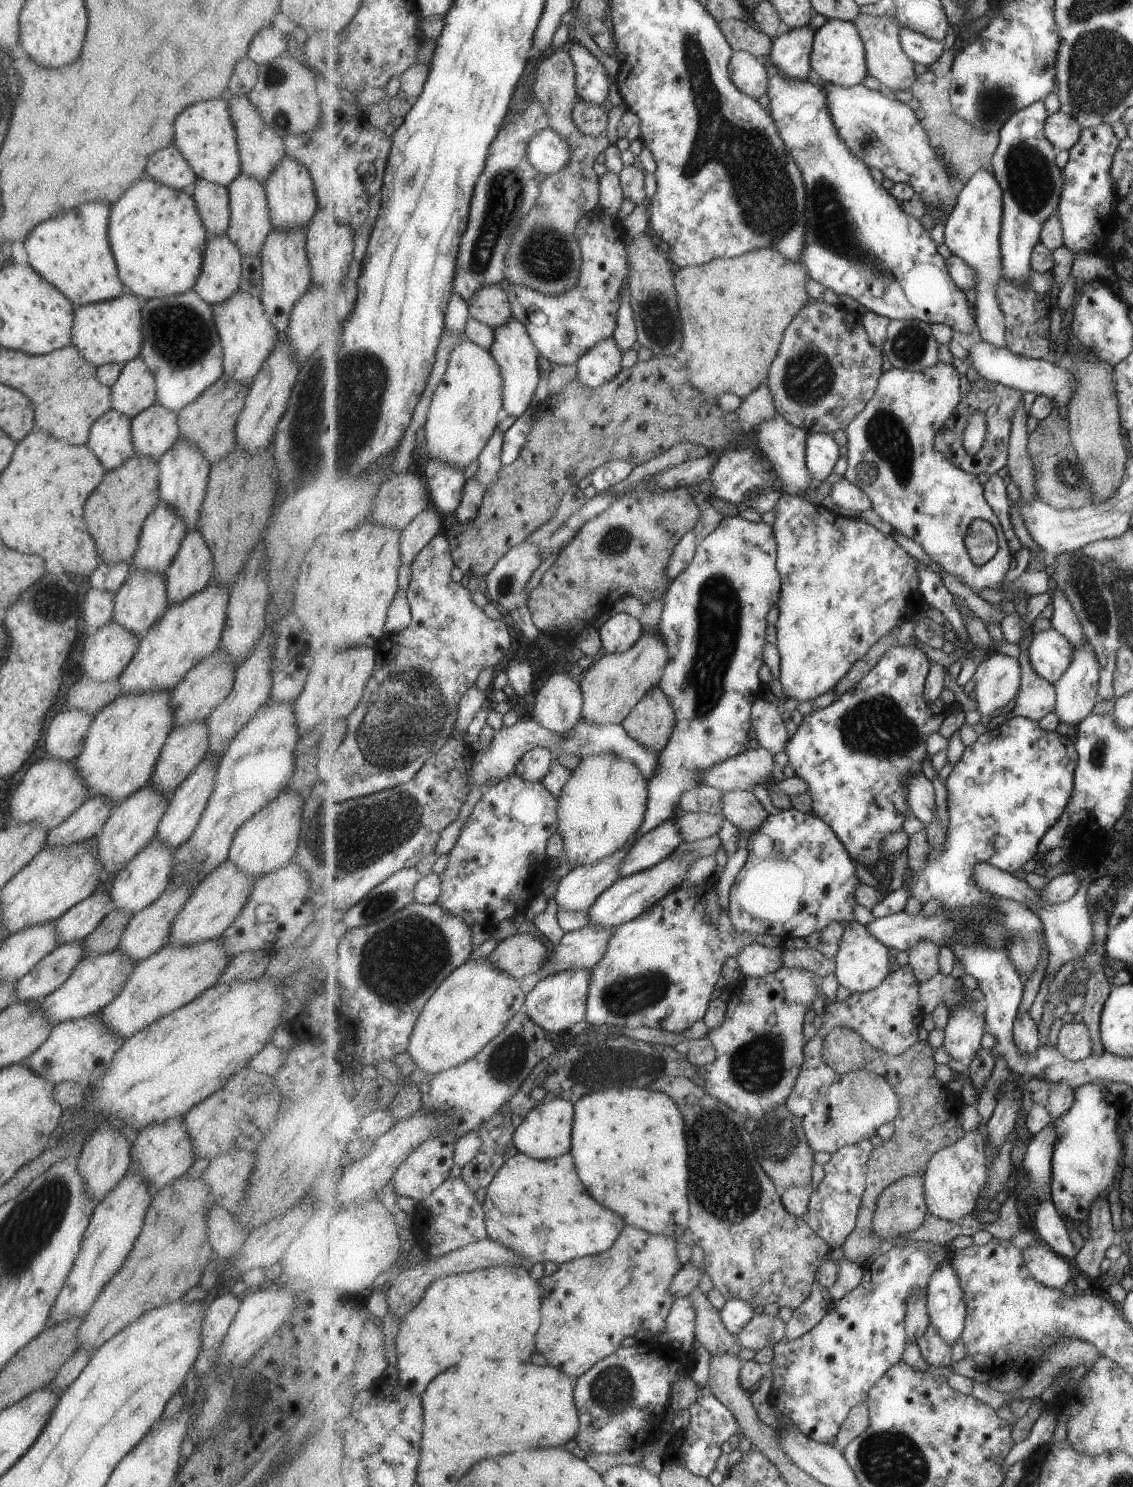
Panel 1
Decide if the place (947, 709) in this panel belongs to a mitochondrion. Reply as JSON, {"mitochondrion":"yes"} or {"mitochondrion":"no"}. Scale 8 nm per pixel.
{"mitochondrion":"no"}

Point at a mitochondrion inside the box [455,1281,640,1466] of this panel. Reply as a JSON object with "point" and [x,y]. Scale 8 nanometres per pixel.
{"point":[611,1390]}

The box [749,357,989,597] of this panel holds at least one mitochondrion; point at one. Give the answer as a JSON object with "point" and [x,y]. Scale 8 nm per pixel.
{"point":[886,434]}

